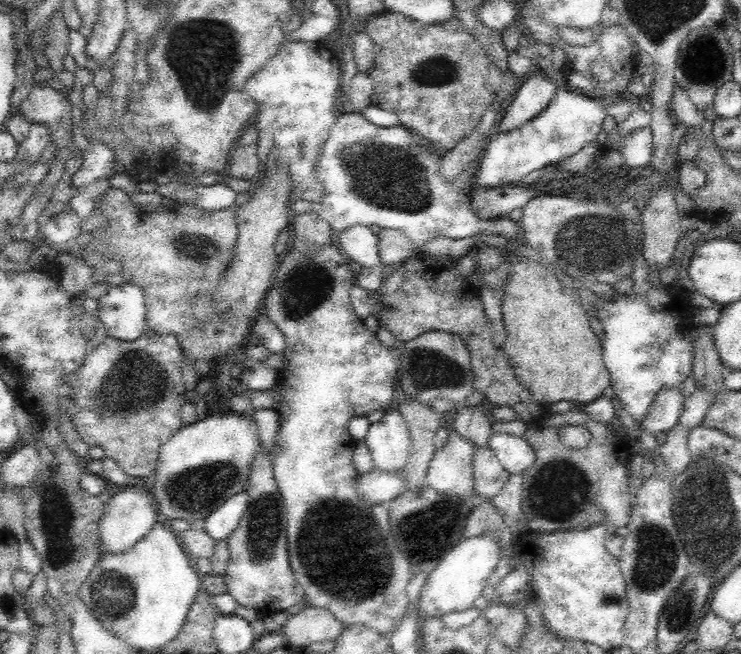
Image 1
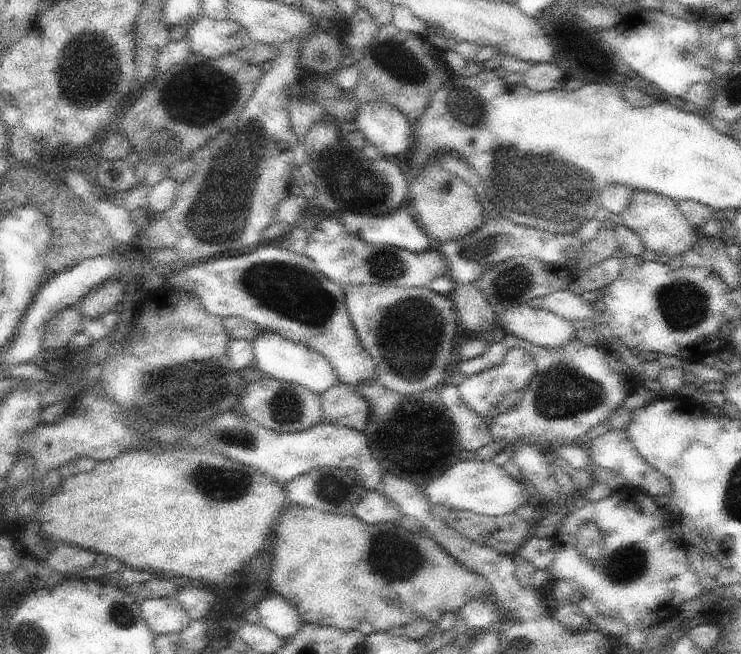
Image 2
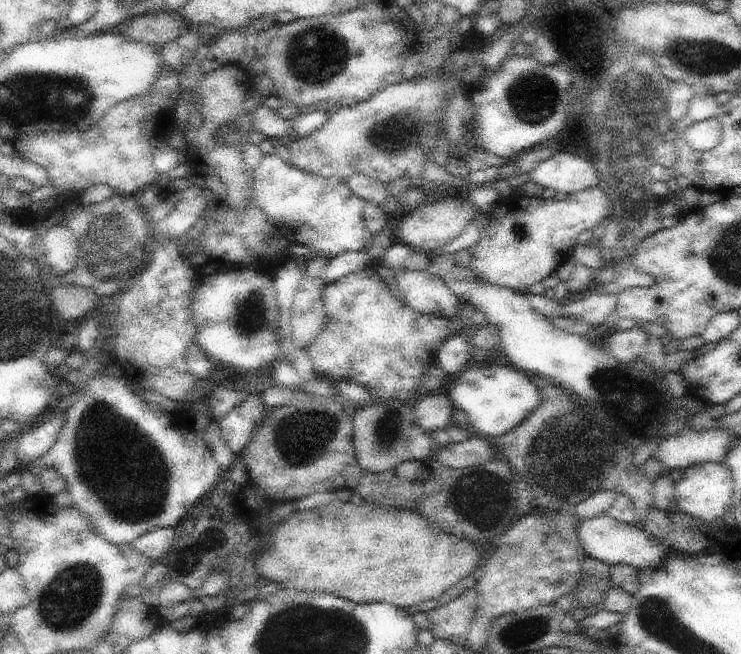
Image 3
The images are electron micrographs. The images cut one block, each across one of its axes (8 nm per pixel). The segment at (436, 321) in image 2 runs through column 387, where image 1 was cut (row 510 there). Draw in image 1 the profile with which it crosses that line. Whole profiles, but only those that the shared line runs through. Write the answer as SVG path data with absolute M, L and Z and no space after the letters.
M293 240L290 243L288 252L278 261L278 267L274 272L273 281L264 297L261 308L265 316L282 332L285 339L285 349L282 353L288 359L282 368L277 371L275 386L279 388L279 429L276 440L272 445L271 461L274 481L276 481L284 506L286 507L285 517L287 518L287 549L290 567L296 573L296 579L300 587L304 589L305 606L312 605L318 608L325 608L338 622L344 626L356 626L361 624L368 628L373 628L379 634L387 637L394 632L398 622L404 618L404 614L413 608L406 595L406 586L413 578L412 566L408 560L402 556L400 549L394 538L392 538L390 518L388 509L382 504L368 504L356 490L358 472L353 464L353 450L357 440L354 440L348 432L348 422L356 416L367 416L374 410L387 411L392 408L392 398L394 398L394 386L396 386L398 370L400 368L400 350L396 347L386 347L380 343L377 336L367 330L364 320L358 318L353 309L350 288L356 285L357 273L349 266L348 259L336 248L334 244L307 244L303 240Z

